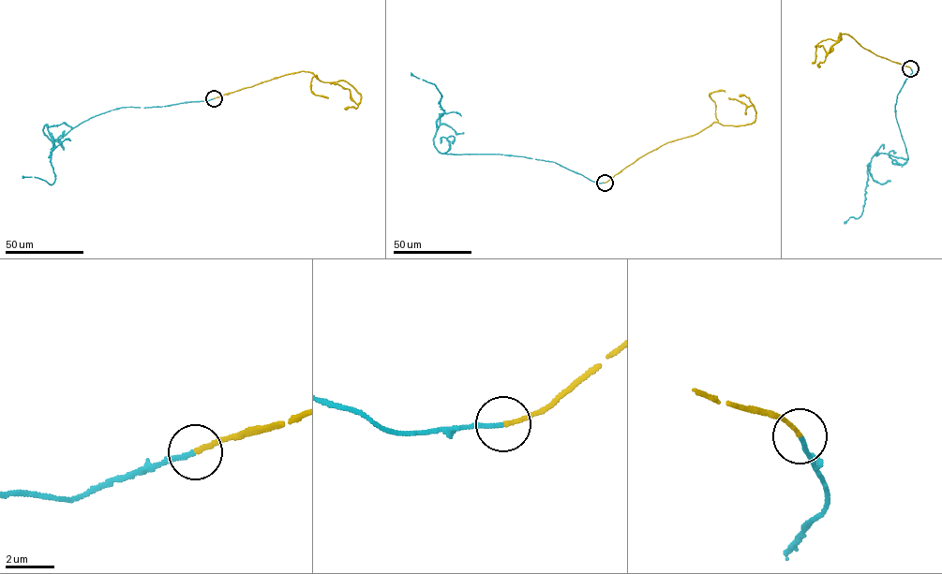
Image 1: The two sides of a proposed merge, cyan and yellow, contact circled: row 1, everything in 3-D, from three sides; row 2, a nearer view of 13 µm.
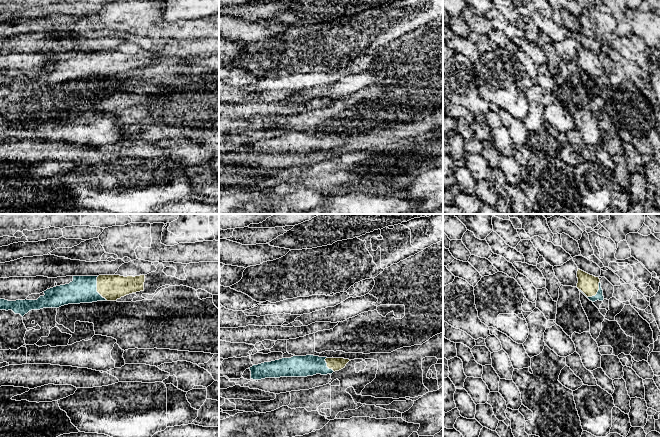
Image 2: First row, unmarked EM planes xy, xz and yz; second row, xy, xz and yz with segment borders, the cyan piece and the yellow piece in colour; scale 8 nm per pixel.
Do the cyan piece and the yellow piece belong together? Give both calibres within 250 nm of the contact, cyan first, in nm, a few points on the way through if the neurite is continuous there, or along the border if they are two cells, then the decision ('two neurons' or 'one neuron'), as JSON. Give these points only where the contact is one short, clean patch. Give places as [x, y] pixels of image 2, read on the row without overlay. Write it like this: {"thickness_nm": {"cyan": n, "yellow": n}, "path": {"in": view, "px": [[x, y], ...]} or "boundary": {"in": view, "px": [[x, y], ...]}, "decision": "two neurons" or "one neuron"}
{"thickness_nm": {"cyan": 70, "yellow": 160}, "path": {"in": "yz", "px": [[599, 72], [593, 72], [593, 67], [588, 60]]}, "decision": "one neuron"}

